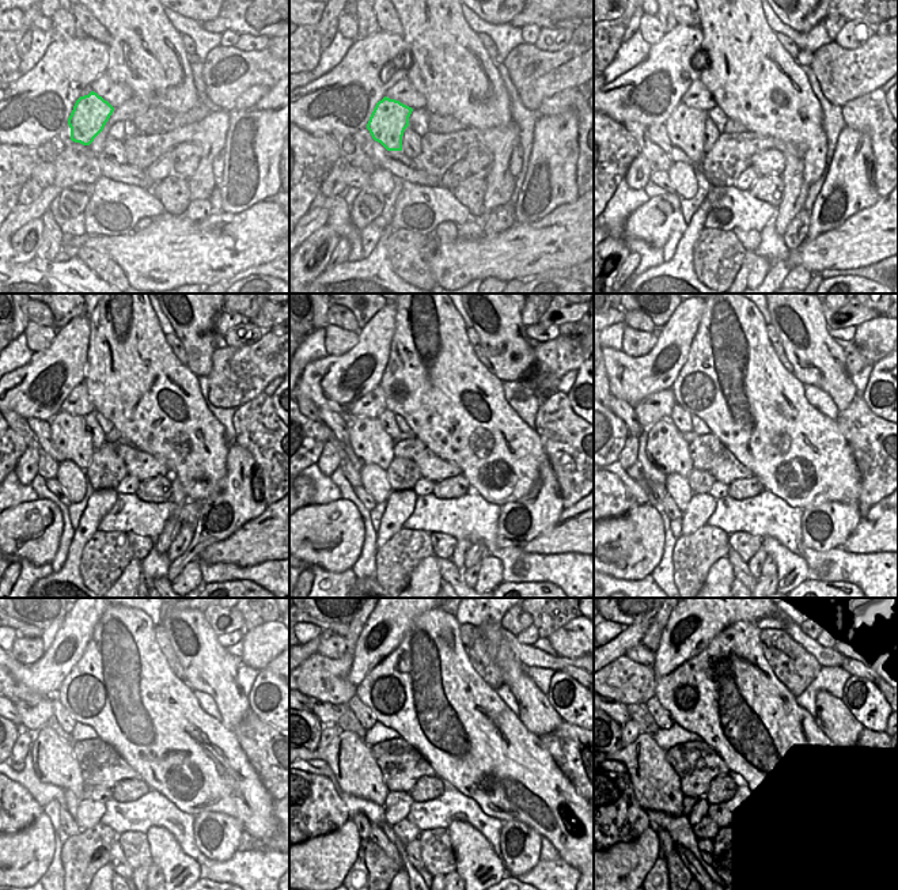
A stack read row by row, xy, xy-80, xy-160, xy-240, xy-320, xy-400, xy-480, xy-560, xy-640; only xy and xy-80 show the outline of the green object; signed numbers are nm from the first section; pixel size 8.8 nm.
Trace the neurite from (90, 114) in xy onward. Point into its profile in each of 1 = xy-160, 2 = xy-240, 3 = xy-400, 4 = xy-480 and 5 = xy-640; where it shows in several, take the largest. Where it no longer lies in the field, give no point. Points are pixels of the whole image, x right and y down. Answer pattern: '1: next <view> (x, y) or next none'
1: next xy-160 (685, 127)
2: next xy-240 (69, 435)
3: next xy-400 (666, 449)
4: next xy-480 (53, 761)
5: next xy-640 (656, 787)

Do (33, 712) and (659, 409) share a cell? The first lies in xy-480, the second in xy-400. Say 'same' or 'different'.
same

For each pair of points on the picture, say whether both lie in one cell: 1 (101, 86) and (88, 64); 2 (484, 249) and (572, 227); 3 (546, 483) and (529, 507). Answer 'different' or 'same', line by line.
1: different
2: same
3: same

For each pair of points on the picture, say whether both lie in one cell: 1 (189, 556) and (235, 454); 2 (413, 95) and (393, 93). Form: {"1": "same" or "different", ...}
{"1": "same", "2": "same"}

